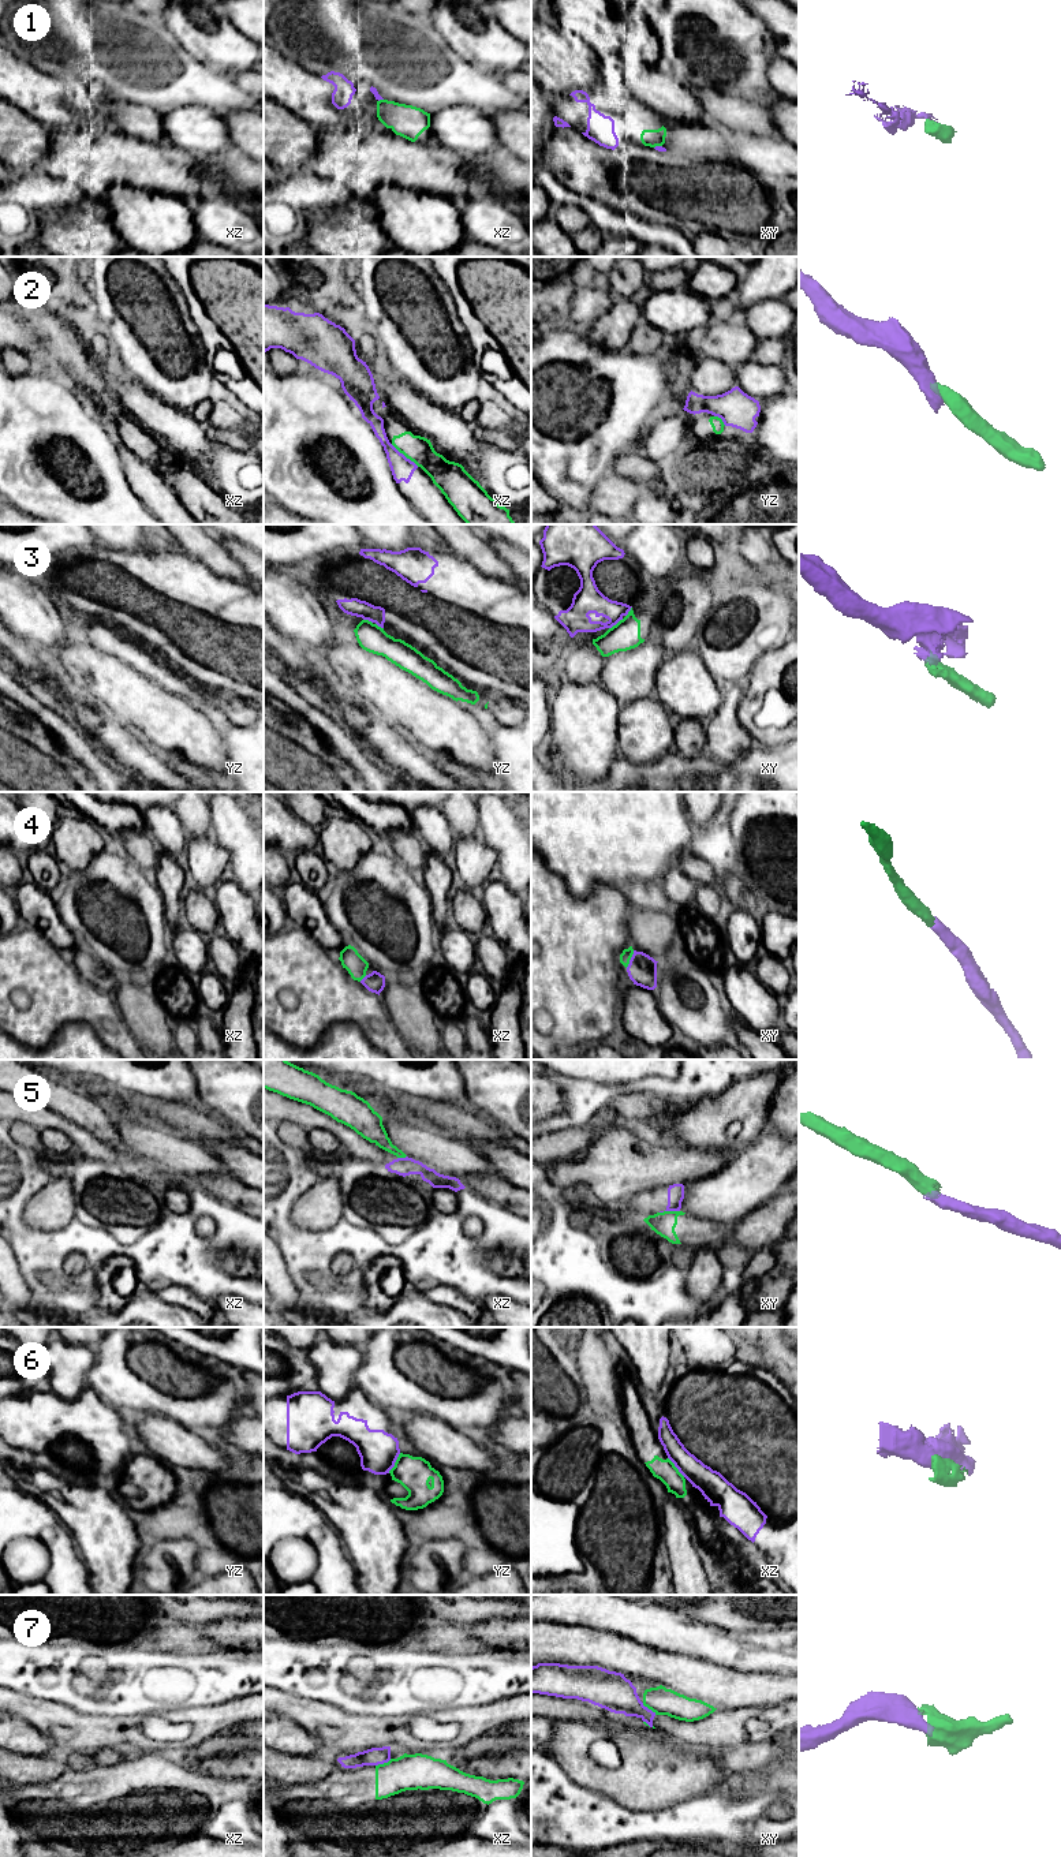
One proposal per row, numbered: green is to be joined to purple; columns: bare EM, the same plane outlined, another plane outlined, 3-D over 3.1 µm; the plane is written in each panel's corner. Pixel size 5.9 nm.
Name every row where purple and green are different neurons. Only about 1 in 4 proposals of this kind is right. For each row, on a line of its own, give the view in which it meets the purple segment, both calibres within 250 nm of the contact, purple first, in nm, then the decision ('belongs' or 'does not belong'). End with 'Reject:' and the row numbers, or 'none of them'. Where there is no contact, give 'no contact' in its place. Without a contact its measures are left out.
1: contact in xy; calibres 30 and 100 nm; belongs
2: contact in xz; calibres 130 and 160 nm; does not belong
3: contact in xy; calibres 160 and 170 nm; does not belong
4: contact in xy; calibres 180 and 70 nm; belongs
5: contact in xy; calibres 100 and 140 nm; does not belong
6: contact in yz; calibres 240 and 200 nm; does not belong
7: contact in xy; calibres 220 and 160 nm; does not belong
Reject: 2, 3, 5, 6, 7

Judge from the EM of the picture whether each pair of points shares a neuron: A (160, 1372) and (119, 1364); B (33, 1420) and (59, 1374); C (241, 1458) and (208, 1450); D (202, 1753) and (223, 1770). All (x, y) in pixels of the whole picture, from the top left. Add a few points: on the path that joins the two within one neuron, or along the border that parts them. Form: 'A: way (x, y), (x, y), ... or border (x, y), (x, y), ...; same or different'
A: way (150, 1372), (129, 1372); same
B: border (82, 1387), (70, 1400), (63, 1400), (51, 1390); different
C: border (205, 1434), (230, 1458), (228, 1476); different
D: border (239, 1753), (197, 1762), (179, 1760); different

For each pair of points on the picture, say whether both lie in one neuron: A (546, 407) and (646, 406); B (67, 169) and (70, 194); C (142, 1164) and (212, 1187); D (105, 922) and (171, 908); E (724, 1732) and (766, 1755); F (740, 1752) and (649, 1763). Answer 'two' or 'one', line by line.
A: one
B: two
C: two
D: two
E: two
F: two

